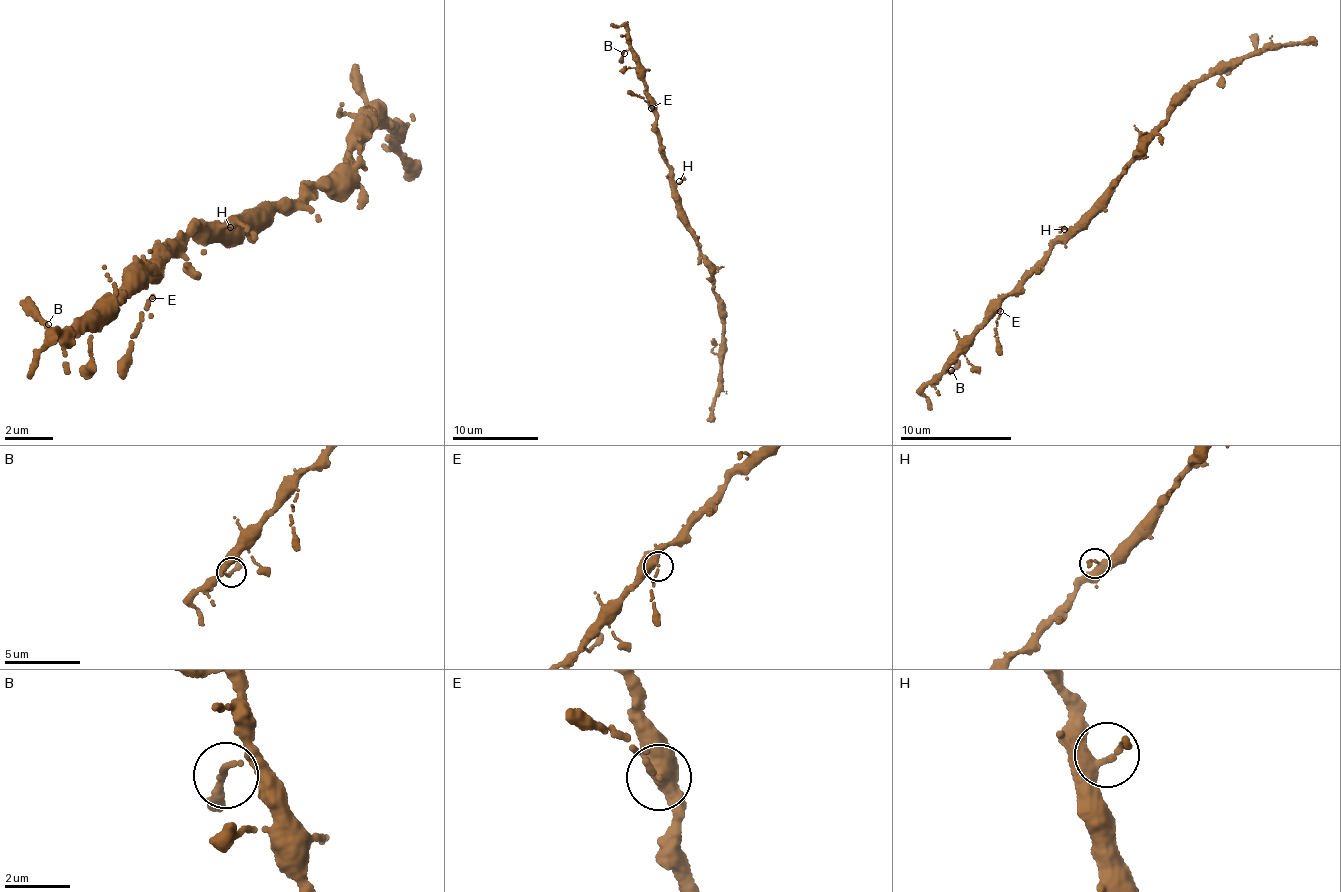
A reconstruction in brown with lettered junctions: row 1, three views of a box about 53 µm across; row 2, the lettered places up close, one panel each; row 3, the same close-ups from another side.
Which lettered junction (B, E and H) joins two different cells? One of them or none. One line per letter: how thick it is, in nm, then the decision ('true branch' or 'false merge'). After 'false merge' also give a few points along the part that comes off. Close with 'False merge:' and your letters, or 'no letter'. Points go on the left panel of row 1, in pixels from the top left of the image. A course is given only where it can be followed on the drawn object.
B: 200 nm | true branch
E: 200 nm | true branch
H: 240 nm | true branch
False merge: no letter

